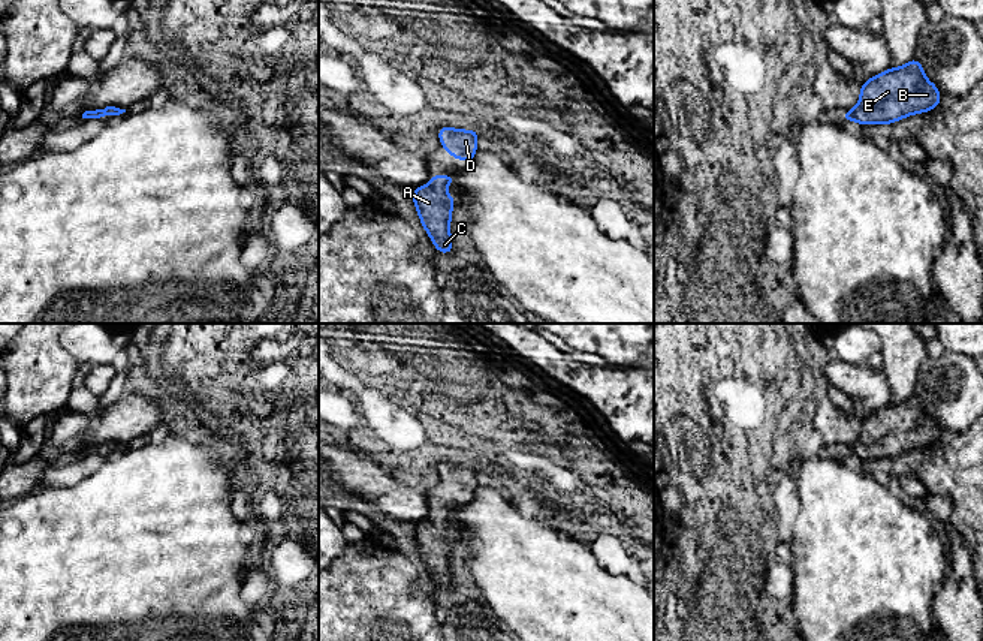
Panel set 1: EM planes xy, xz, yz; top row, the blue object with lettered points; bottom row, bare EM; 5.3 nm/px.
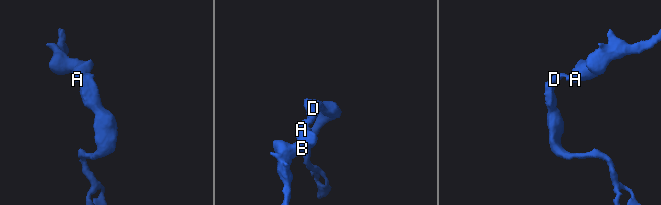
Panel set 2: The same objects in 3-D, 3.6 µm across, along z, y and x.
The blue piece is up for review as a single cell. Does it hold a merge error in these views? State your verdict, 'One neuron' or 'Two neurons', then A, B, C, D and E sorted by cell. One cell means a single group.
One neuron. Groups: A B C D E

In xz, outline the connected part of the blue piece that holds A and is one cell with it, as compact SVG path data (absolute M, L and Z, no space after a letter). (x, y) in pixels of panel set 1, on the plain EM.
M431 511L428 521L411 527L419 554L440 589L453 589L450 551L456 535L441 526L453 518L455 511Z

